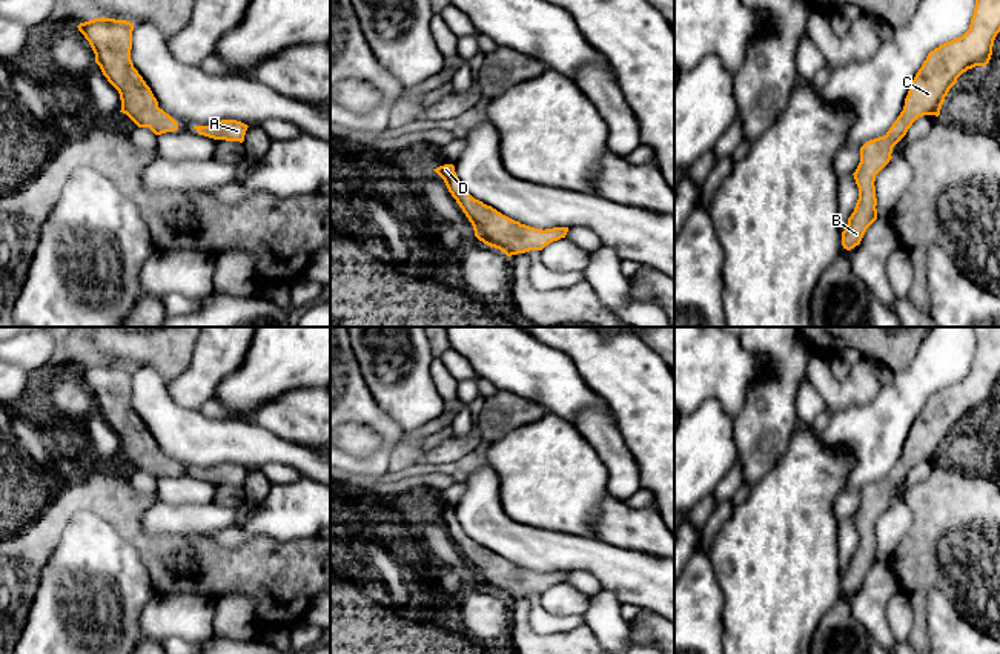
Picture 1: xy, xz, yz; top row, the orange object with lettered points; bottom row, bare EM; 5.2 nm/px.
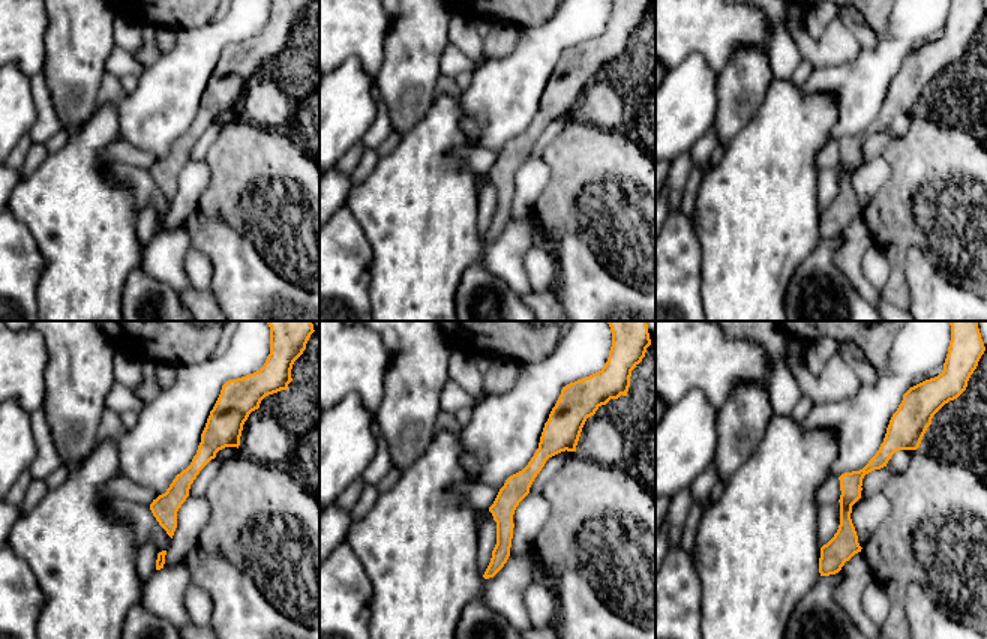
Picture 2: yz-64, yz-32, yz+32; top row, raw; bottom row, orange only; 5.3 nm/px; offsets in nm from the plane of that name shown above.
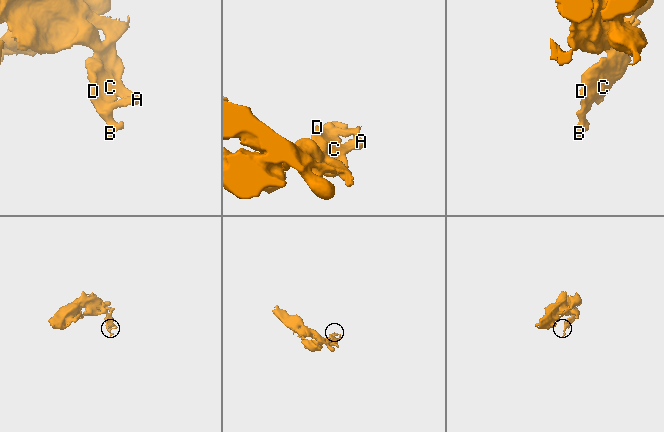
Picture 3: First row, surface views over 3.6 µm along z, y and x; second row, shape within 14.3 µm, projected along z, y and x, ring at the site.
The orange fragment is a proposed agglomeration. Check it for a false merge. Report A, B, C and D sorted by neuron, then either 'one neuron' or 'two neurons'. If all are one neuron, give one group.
groups A B C D; one neuron

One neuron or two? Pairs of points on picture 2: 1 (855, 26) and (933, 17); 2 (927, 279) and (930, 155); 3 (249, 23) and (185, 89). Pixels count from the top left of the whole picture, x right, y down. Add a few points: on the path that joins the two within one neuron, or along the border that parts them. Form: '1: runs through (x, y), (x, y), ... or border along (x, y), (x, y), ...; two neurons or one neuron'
1: border along (878, 33), (872, 45), (861, 47); two neurons
2: border along (924, 254), (953, 284); two neurons
3: runs through (230, 30), (188, 69); one neuron

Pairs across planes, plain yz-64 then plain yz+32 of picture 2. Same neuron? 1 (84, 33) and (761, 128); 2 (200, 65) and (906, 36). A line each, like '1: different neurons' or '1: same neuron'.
1: different neurons
2: same neuron

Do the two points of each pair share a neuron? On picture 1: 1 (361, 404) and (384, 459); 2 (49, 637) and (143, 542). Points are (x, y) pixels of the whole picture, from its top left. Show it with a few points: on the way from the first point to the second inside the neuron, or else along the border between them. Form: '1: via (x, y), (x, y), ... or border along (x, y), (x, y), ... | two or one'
1: via (375, 418), (389, 432), (389, 445) | one
2: border along (109, 524), (137, 550), (152, 581) | two

